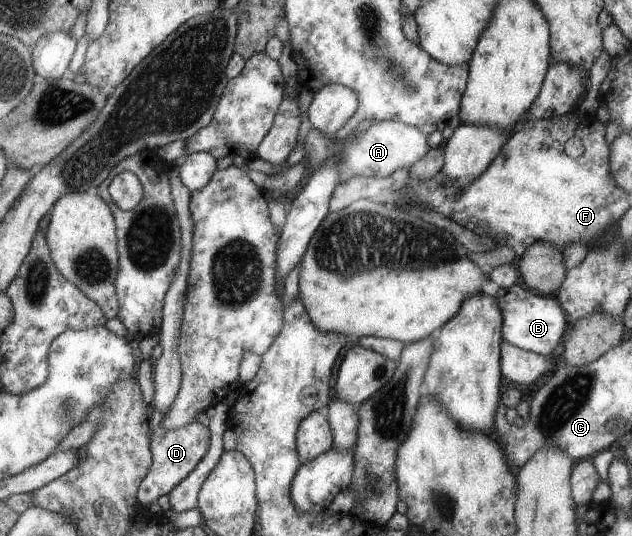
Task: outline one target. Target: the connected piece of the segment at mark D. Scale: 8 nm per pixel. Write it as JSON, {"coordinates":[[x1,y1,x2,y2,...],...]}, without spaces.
{"coordinates":[[198,421,184,425,178,430,168,430,160,425,154,428,150,437,153,461,149,472,138,489,139,506,157,502,161,495,167,495,178,483,181,483,193,468,204,458,210,442,210,429]]}

